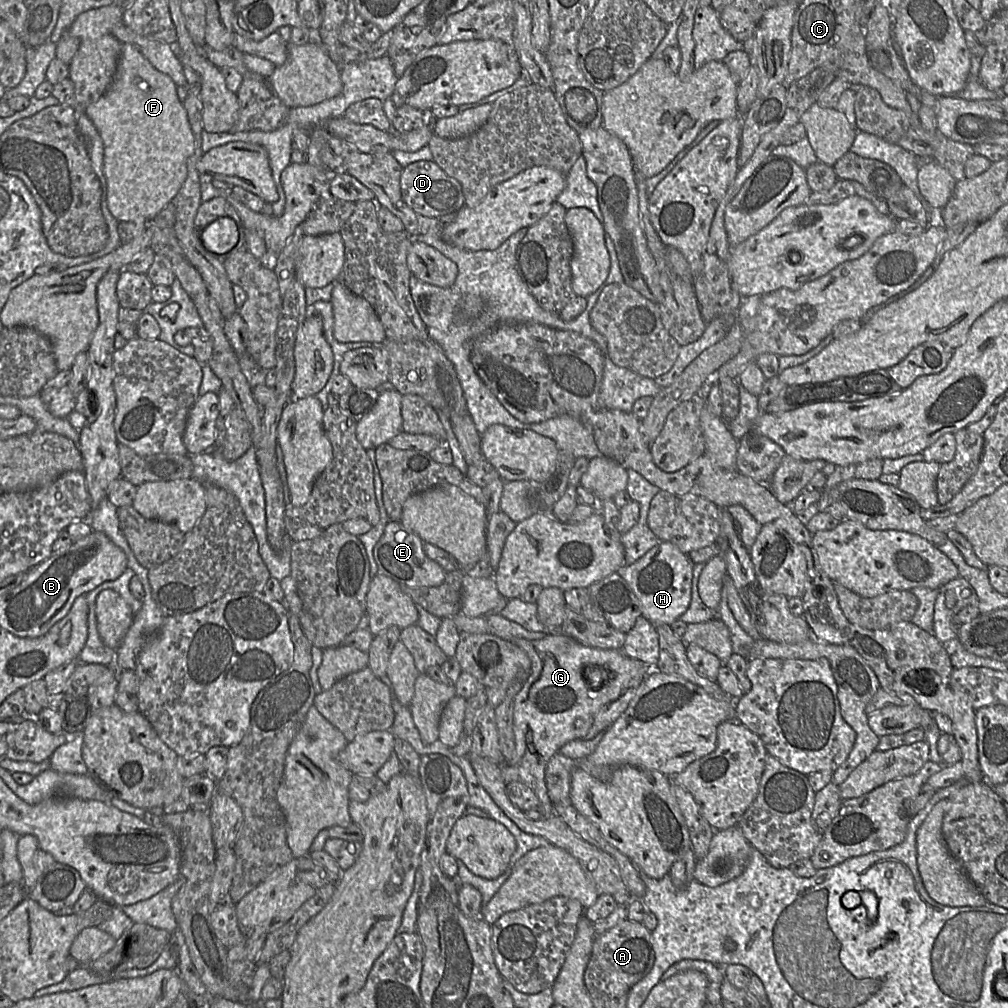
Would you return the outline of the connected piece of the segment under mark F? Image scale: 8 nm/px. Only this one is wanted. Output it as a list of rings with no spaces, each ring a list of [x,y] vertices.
[[[123,43],[117,69],[111,85],[103,96],[101,96],[96,102],[90,104],[84,111],[85,115],[96,127],[103,141],[103,172],[108,189],[107,204],[109,211],[118,220],[118,222],[152,221],[168,204],[172,202],[187,178],[187,162],[188,159],[194,154],[196,145],[187,112],[177,95],[177,87],[178,86],[175,84],[172,78],[169,75],[157,70],[137,47],[129,43]]]

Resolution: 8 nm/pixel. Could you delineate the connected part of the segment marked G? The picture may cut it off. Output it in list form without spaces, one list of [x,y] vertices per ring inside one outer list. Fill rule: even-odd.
[[[564,634],[546,635],[535,641],[525,638],[510,641],[528,655],[531,673],[514,699],[515,754],[509,763],[501,765],[501,776],[506,785],[521,782],[530,787],[543,809],[543,819],[549,819],[555,815],[545,781],[545,769],[550,758],[566,743],[583,739],[598,711],[616,700],[623,690],[639,687],[651,667],[627,656],[622,649],[588,647]],[[590,665],[602,667],[609,673],[608,680],[599,688],[590,687],[584,678],[585,668]]]

